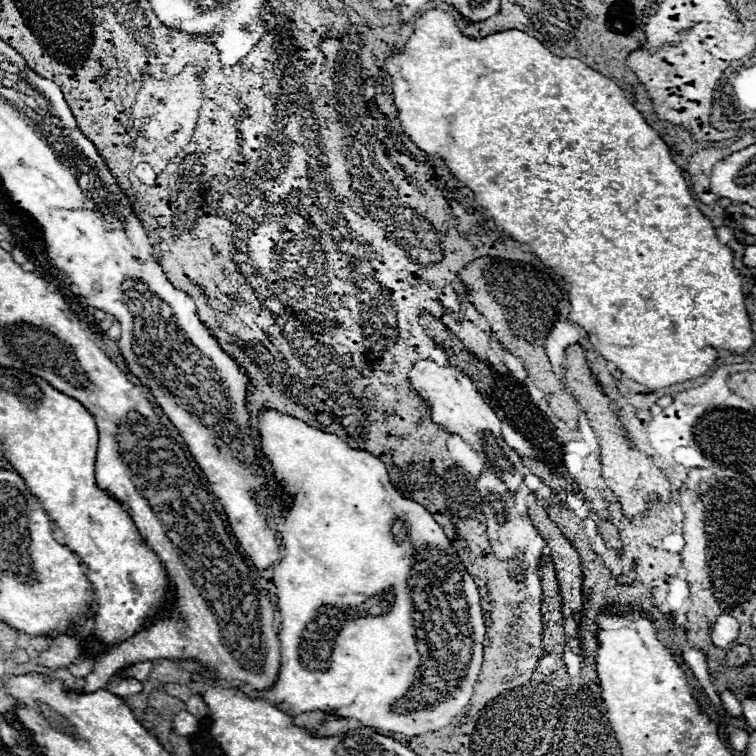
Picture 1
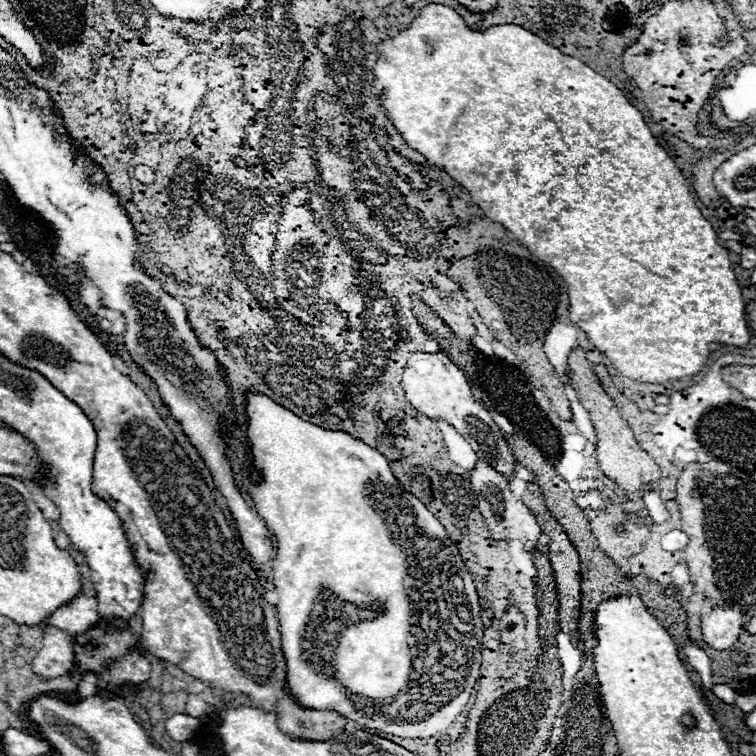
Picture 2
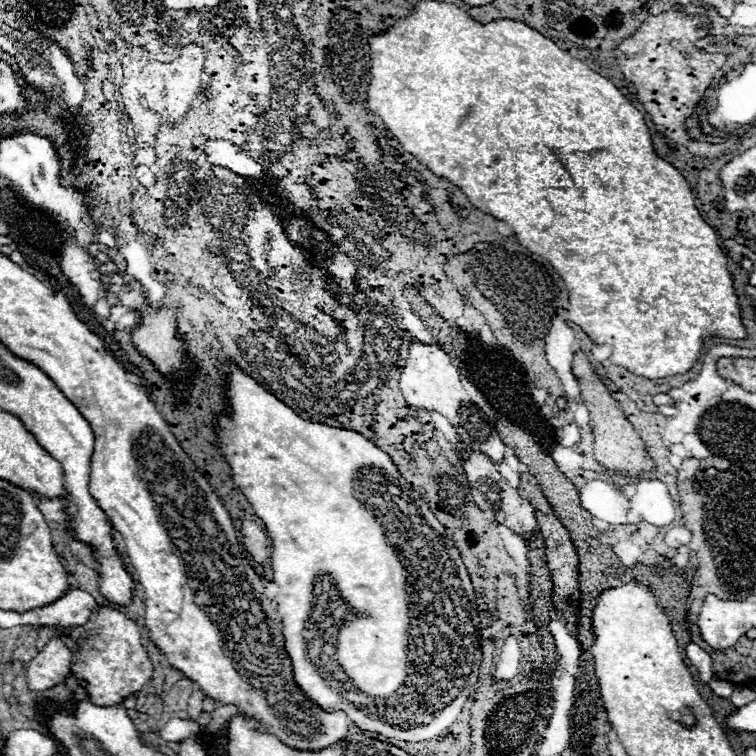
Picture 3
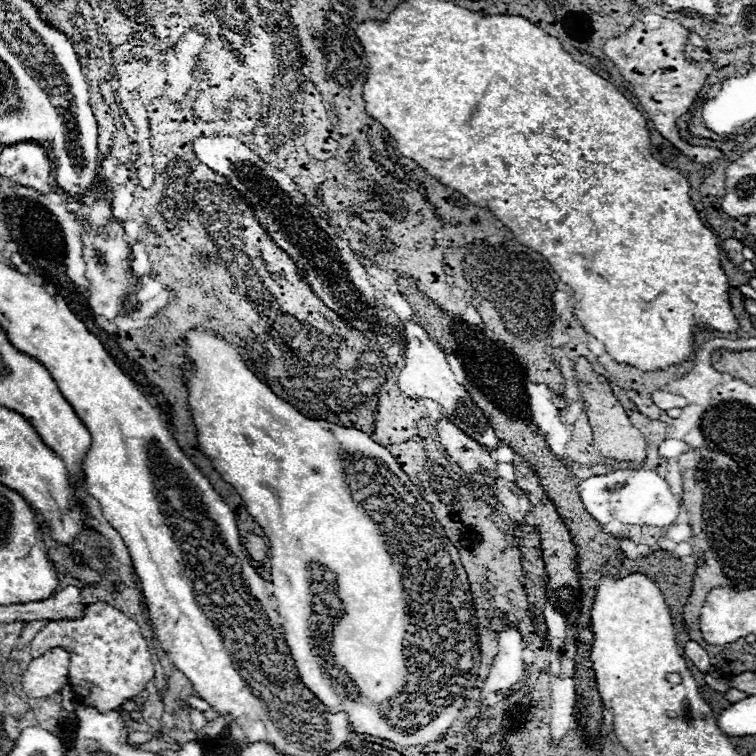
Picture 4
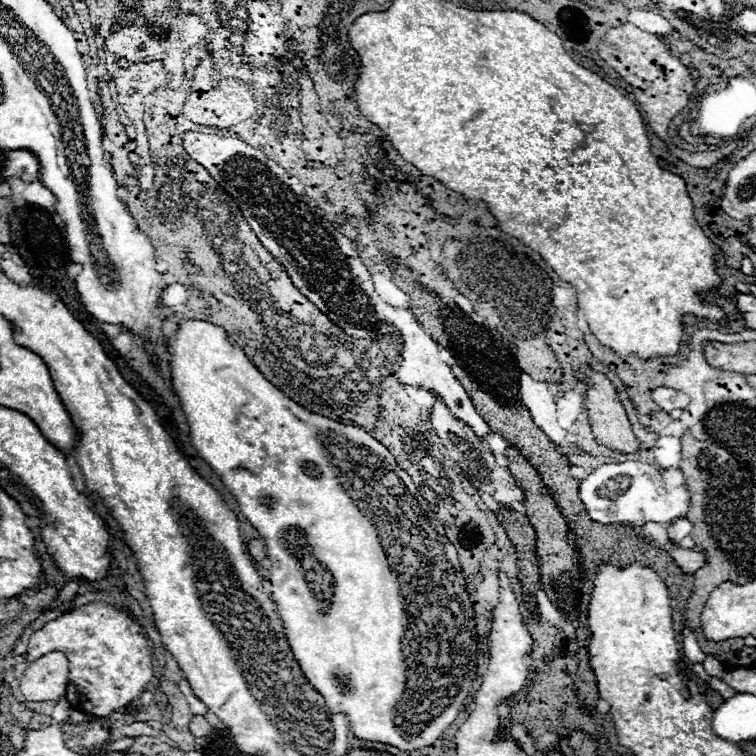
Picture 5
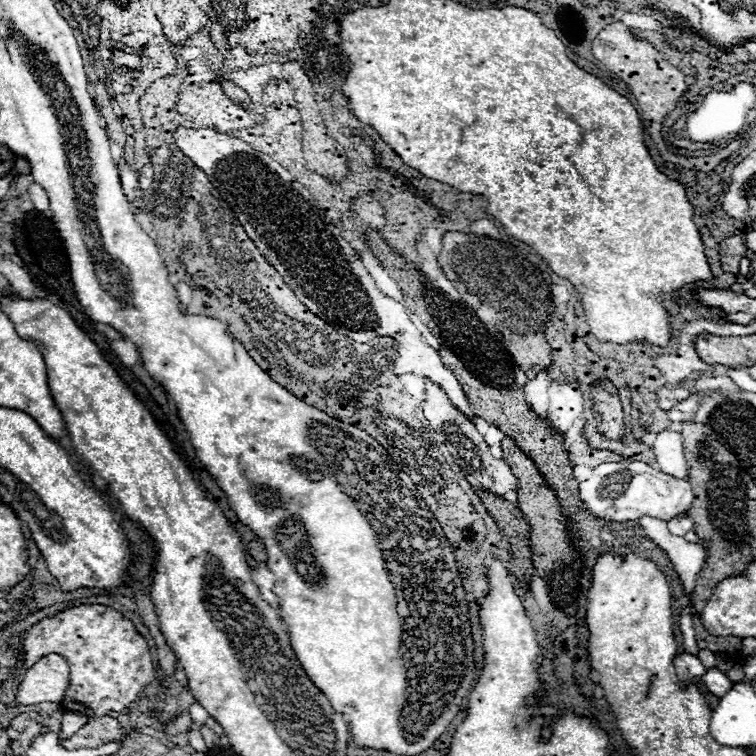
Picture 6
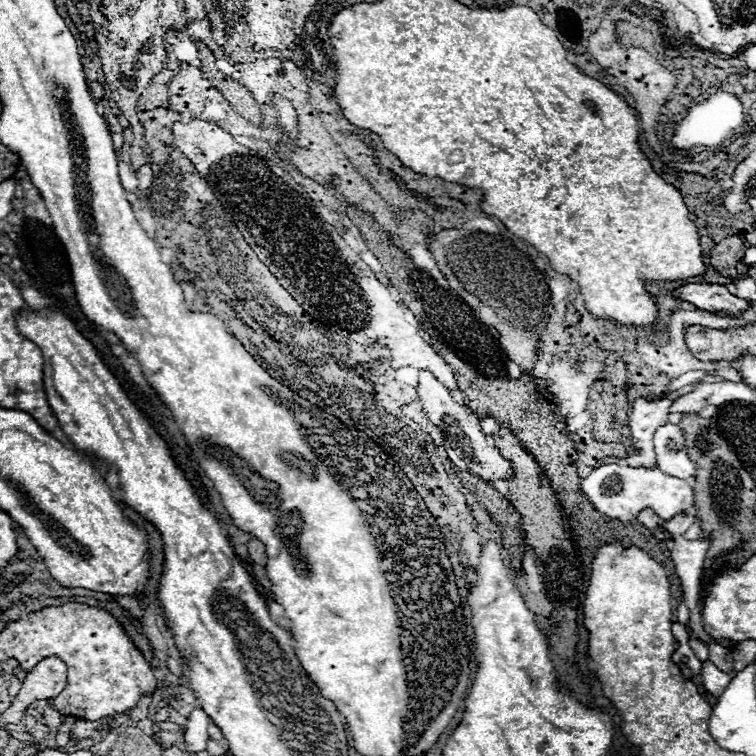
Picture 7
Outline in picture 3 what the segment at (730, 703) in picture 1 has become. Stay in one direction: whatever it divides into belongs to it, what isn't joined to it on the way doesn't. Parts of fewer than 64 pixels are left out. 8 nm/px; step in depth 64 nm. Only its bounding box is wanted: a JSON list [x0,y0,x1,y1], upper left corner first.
[708,679,735,698]

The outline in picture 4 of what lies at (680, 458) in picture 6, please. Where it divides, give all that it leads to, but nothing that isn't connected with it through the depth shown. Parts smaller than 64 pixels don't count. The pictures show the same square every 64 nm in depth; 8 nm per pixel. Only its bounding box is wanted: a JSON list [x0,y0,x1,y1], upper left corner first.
[660,440,688,458]

